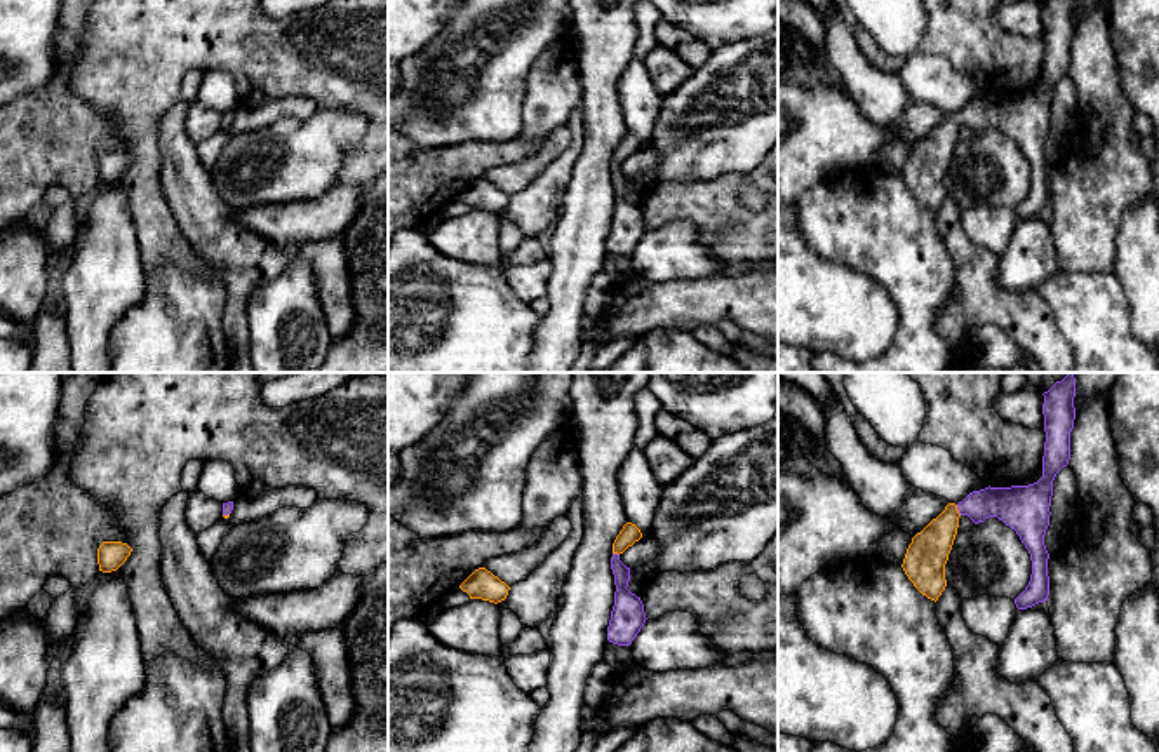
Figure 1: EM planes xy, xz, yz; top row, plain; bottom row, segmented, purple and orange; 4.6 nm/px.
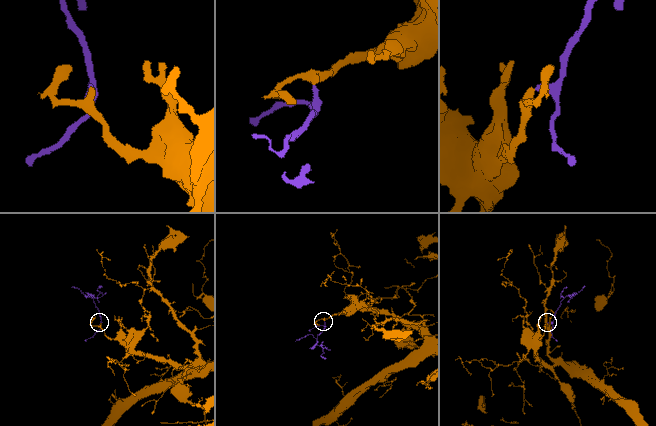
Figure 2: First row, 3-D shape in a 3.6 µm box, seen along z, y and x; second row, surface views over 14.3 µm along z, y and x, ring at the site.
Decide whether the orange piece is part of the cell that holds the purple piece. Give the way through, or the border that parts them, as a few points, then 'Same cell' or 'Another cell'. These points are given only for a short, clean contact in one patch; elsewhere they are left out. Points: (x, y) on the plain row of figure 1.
Path across: yz (1011, 115), (970, 115), (958, 119), (928, 162). Same cell

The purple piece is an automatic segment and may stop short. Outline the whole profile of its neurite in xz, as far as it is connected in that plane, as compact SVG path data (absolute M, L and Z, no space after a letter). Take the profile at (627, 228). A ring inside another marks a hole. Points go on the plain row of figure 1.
M626 132L613 153L611 179L616 202L607 237L607 251L618 256L630 256L647 230L640 207L626 198L630 178L620 171L620 165L640 148L640 139L635 134Z

